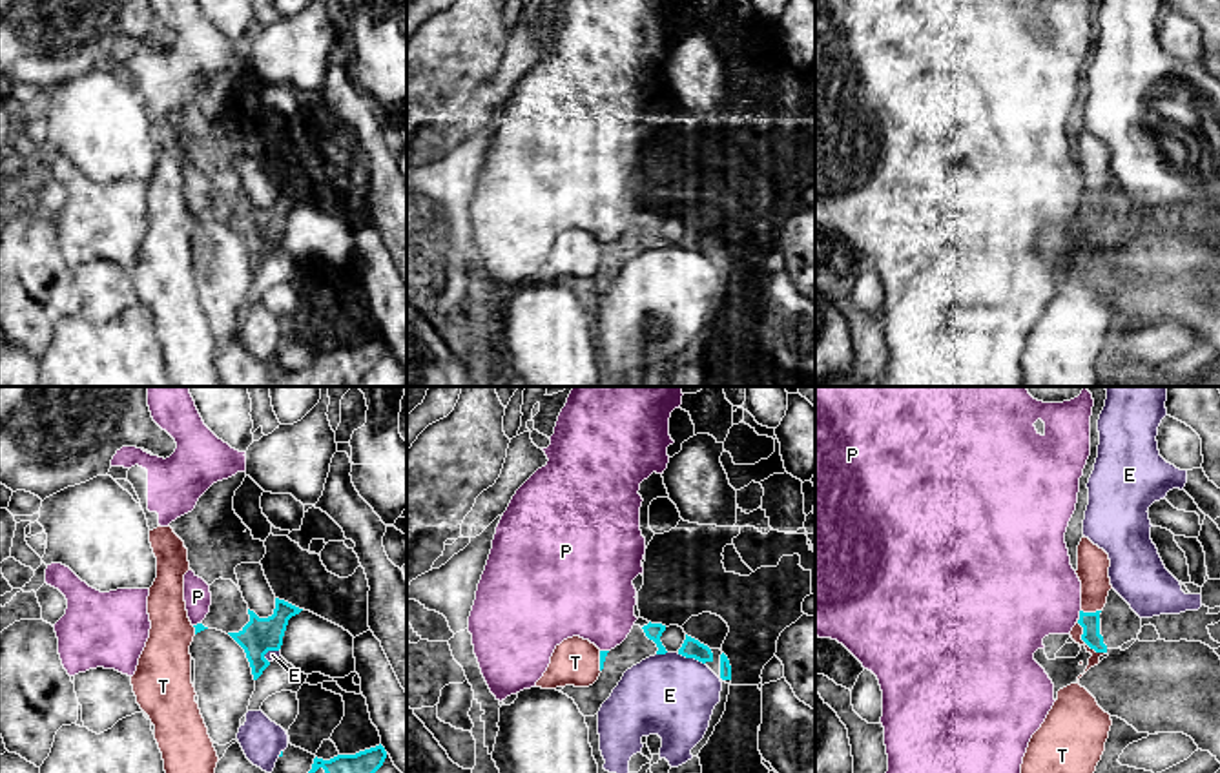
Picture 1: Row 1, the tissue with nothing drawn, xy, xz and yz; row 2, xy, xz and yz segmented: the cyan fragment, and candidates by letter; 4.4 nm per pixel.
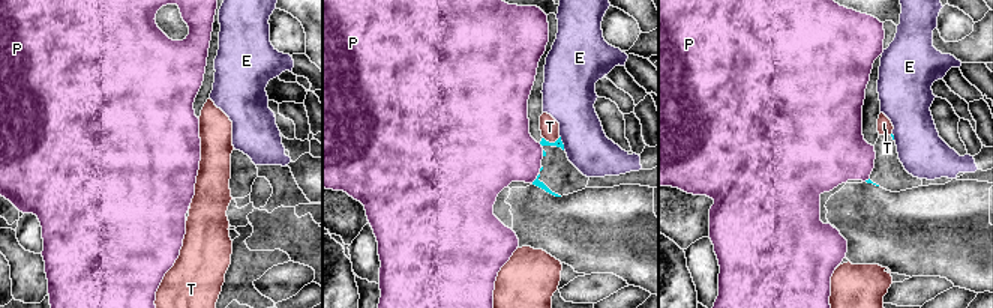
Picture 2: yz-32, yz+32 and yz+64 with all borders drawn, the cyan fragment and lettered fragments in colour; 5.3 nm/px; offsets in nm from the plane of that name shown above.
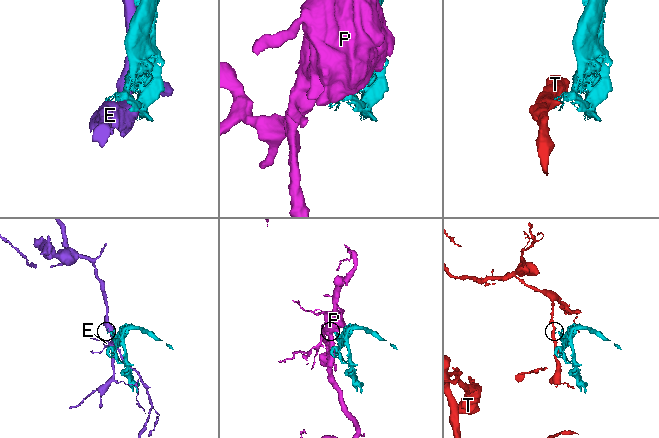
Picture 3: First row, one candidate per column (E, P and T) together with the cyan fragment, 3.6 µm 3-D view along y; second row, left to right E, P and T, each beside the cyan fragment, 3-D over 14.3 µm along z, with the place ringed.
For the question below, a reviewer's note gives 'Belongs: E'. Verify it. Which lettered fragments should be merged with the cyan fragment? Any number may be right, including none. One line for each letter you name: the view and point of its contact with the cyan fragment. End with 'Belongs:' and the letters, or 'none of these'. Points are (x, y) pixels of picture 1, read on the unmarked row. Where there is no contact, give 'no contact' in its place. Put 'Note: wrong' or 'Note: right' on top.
Note: wrong
Belongs: none of these

